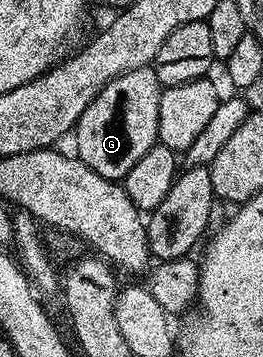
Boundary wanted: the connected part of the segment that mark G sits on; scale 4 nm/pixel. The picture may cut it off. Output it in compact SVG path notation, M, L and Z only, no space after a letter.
M150 66L125 72L109 80L100 90L100 94L92 98L88 110L80 114L78 123L72 129L72 141L74 140L75 146L78 147L78 159L83 160L89 168L96 170L96 174L104 178L115 182L125 181L128 170L132 170L132 166L136 166L136 162L140 162L140 158L148 154L151 146L158 143L158 119L163 87Z

